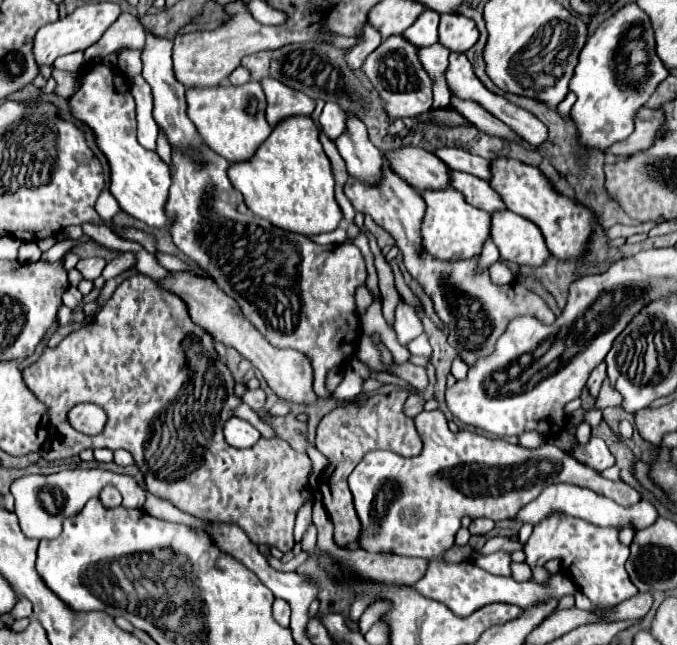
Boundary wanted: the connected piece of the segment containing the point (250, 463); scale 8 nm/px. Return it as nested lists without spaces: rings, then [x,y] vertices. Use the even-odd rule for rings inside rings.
[[[136,274],[128,280],[122,282],[122,286],[118,286],[118,290],[114,292],[114,296],[102,306],[102,310],[92,318],[90,324],[82,326],[80,330],[72,332],[70,336],[66,336],[56,348],[44,348],[44,354],[38,358],[38,362],[34,362],[32,366],[28,366],[24,370],[24,382],[28,384],[28,388],[36,394],[36,398],[40,402],[44,402],[50,410],[50,422],[52,426],[58,430],[58,434],[54,436],[54,440],[50,442],[50,448],[48,452],[40,452],[46,460],[64,460],[64,458],[72,458],[72,456],[78,456],[82,450],[90,448],[90,450],[96,450],[96,448],[108,448],[112,452],[116,452],[118,448],[124,448],[128,450],[132,456],[134,456],[134,462],[138,466],[138,470],[144,474],[144,482],[146,482],[146,490],[152,492],[154,496],[160,496],[164,500],[170,500],[176,508],[180,508],[182,512],[186,514],[192,514],[196,518],[202,518],[202,520],[210,520],[210,522],[232,522],[236,526],[240,526],[248,538],[254,542],[254,544],[266,544],[266,546],[276,546],[278,550],[282,550],[284,554],[290,552],[294,548],[294,536],[292,536],[292,530],[294,530],[294,520],[296,520],[296,514],[298,510],[304,506],[306,498],[308,498],[308,474],[312,470],[310,466],[310,458],[308,454],[298,454],[294,452],[286,442],[256,442],[256,448],[244,448],[244,450],[238,450],[238,448],[230,448],[226,442],[224,442],[224,434],[222,434],[222,428],[224,428],[224,422],[232,416],[232,410],[242,402],[240,398],[234,396],[234,378],[230,374],[230,370],[218,362],[218,354],[214,350],[214,342],[212,342],[212,336],[208,332],[204,332],[202,328],[198,328],[190,316],[188,316],[188,308],[186,304],[168,294],[166,290],[162,290],[152,278],[144,276],[144,274]],[[80,402],[92,402],[92,404],[98,404],[100,408],[106,410],[106,416],[108,416],[108,422],[106,422],[106,428],[102,434],[98,436],[84,436],[80,432],[76,432],[74,428],[70,428],[68,420],[66,420],[66,414],[72,406],[80,404]]]

